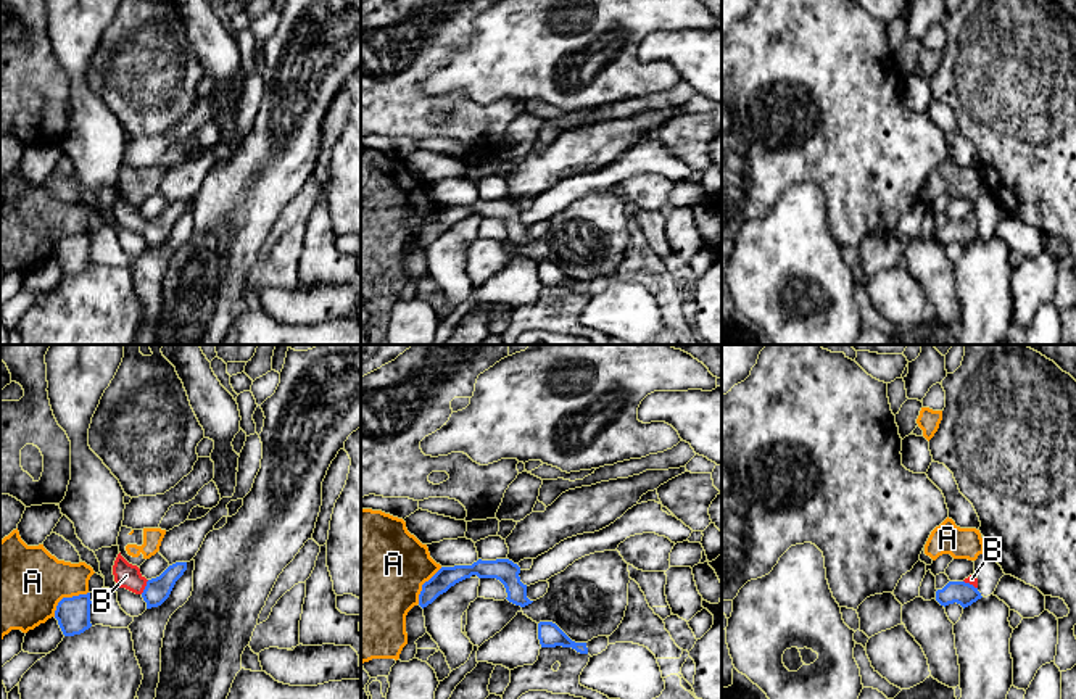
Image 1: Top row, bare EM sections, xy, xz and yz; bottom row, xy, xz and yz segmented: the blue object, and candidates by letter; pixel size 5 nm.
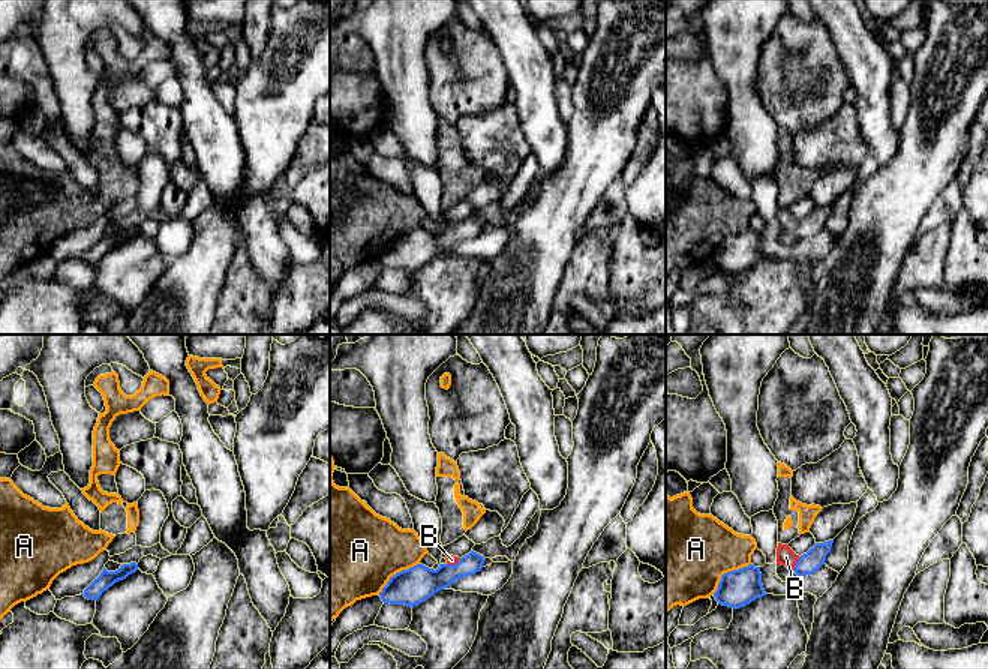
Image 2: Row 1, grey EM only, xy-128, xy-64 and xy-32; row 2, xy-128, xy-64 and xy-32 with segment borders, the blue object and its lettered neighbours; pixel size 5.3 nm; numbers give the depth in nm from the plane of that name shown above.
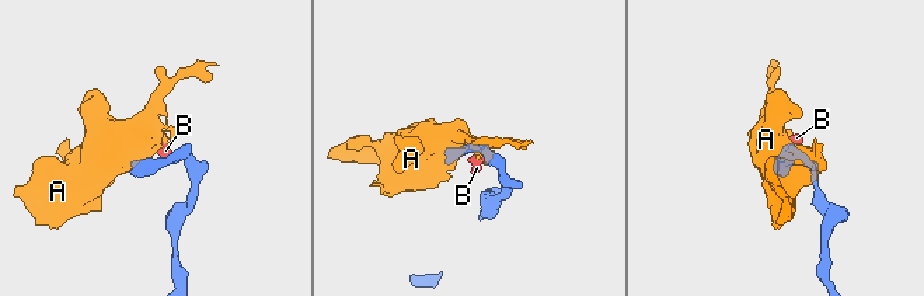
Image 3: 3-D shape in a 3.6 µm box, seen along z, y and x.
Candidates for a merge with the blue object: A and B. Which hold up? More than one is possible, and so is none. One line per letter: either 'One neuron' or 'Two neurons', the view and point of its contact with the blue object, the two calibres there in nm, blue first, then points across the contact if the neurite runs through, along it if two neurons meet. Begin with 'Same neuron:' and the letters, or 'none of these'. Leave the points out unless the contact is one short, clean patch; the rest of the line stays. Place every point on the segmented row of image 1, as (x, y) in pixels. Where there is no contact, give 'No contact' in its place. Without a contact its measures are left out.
Same neuron: B
A: Two neurons. Touches blue at xy (66, 598). Thickness 170 nm (blue) against 420 nm. Boundary: xy (87, 591), (78, 596), (65, 596), (53, 616)
B: One neuron. Touches blue at xy (145, 587). Thickness 120 nm (blue) against 130 nm. Path across: xy (157, 591), (145, 587), (126, 575)

